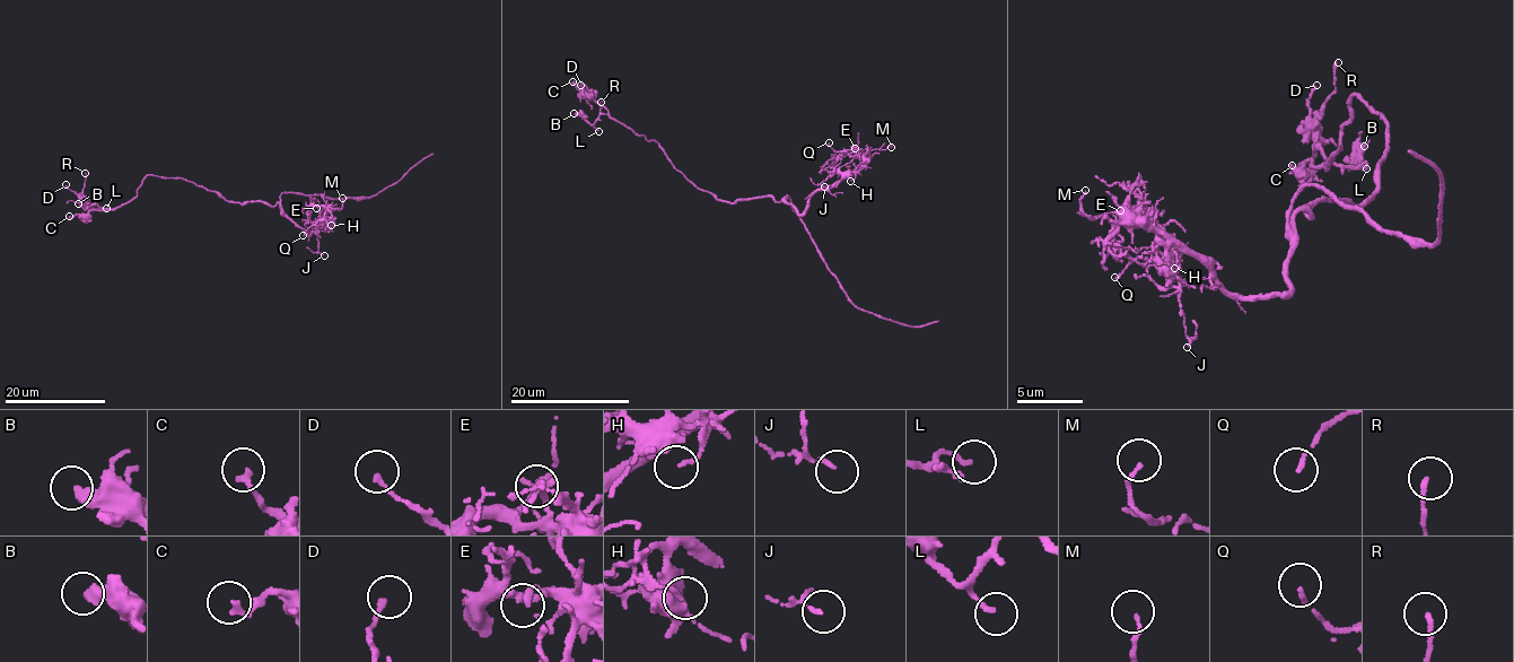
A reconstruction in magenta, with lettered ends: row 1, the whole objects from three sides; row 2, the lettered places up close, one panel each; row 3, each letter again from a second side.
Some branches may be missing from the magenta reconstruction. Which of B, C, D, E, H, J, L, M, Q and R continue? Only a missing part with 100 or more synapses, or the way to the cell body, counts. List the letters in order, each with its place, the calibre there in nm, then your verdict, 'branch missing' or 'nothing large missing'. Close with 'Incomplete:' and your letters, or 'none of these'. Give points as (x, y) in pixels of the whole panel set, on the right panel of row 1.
B: place (1364, 146); calibre 420 nm; nothing large missing
C: place (1292, 165); calibre 200 nm; nothing large missing
D: place (1316, 85); calibre 170 nm; nothing large missing
E: place (1120, 210); calibre 190 nm; nothing large missing
H: place (1174, 268); calibre 110 nm; nothing large missing
J: place (1187, 347); calibre 130 nm; nothing large missing
L: place (1366, 168); calibre 160 nm; nothing large missing
M: place (1085, 190); calibre 120 nm; nothing large missing
Q: place (1114, 277); calibre 120 nm; nothing large missing
R: place (1338, 62); calibre 160 nm; nothing large missing
Incomplete: none of these

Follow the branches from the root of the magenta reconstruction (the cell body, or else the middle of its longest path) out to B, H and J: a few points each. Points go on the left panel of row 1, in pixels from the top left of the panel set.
B: (251, 202), (228, 201), (183, 179), (151, 175), (145, 179), (136, 196), (119, 207), (101, 209), (78, 203)
H: (251, 202), (274, 207), (279, 203), (285, 215), (311, 235), (325, 216), (333, 220), (331, 225)
J: (251, 202), (274, 207), (279, 203), (285, 215), (309, 235), (321, 218), (316, 240), (318, 253), (324, 255)

